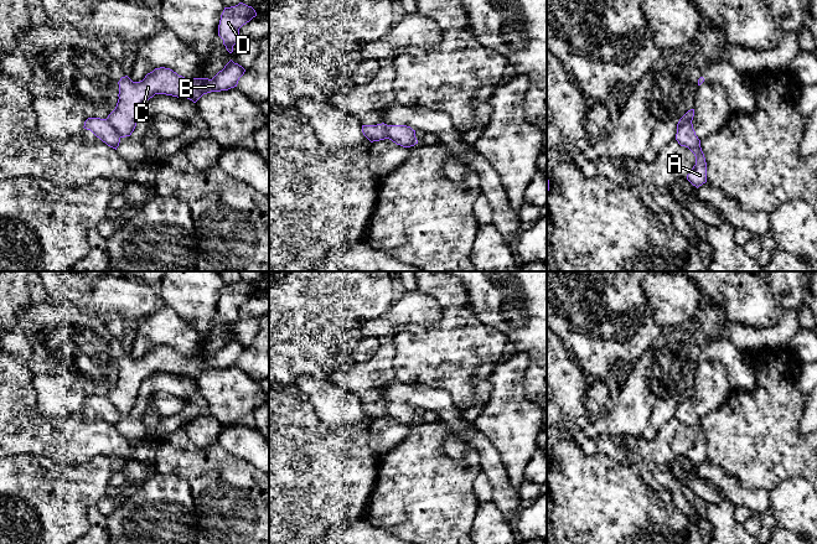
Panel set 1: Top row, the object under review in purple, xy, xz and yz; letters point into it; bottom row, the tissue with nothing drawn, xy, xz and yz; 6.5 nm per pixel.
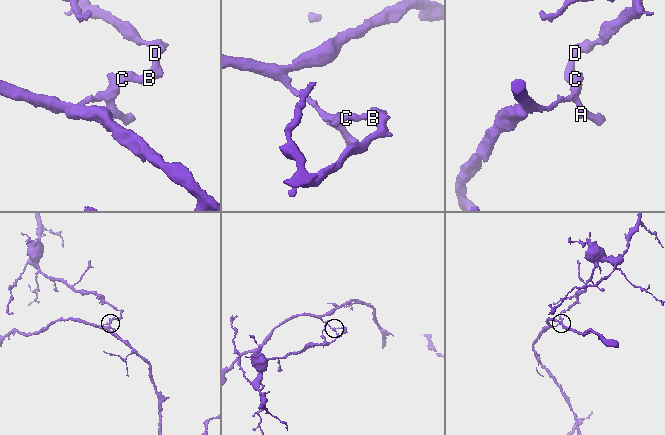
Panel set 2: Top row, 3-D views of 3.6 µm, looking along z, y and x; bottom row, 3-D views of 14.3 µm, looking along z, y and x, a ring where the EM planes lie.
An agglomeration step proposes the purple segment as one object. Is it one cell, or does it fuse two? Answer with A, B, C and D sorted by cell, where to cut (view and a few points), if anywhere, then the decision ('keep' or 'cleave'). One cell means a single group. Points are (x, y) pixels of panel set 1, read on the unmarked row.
A / B C D | xy (107, 395), (120, 414) | cleave

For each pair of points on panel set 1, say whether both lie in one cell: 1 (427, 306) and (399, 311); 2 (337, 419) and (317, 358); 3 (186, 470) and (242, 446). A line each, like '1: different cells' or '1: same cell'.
1: same cell
2: different cells
3: different cells

